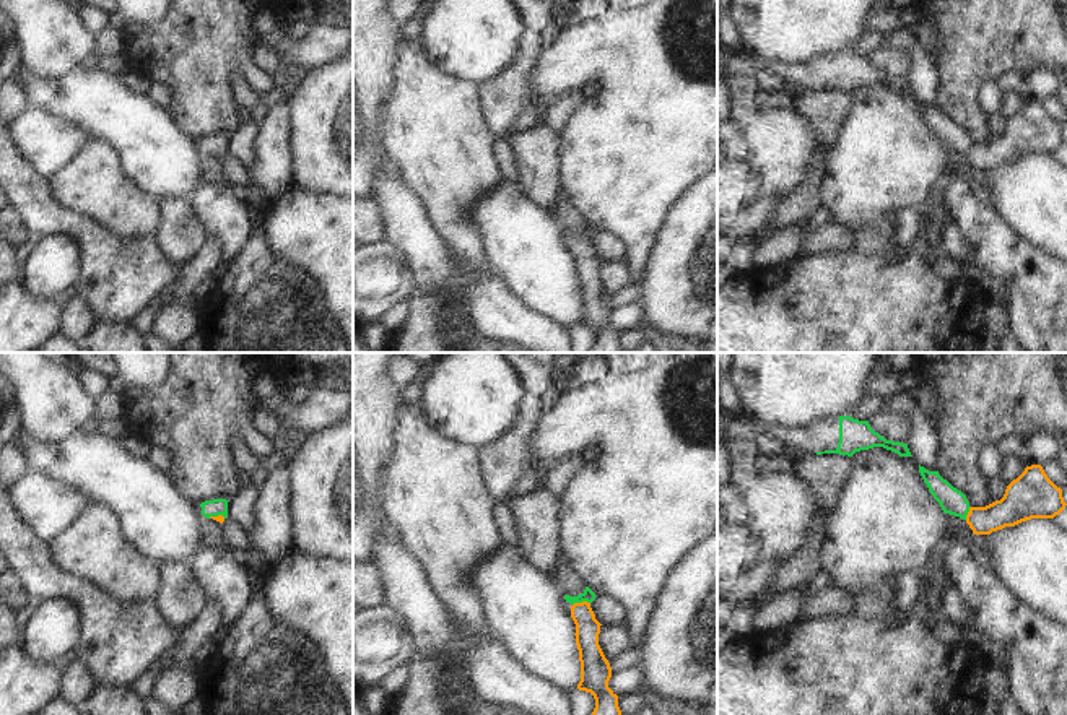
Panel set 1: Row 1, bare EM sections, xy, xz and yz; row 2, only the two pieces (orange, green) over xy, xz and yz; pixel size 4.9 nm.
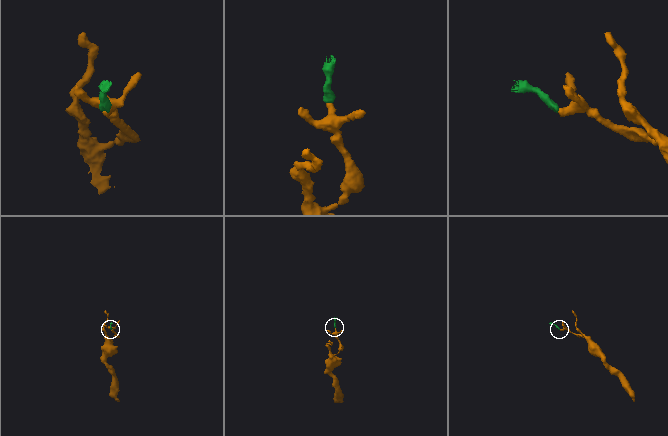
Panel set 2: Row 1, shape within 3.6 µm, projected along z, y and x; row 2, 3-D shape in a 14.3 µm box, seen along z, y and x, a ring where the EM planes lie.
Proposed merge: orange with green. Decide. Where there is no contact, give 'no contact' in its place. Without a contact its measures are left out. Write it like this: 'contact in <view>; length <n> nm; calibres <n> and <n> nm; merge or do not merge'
contact in xz; length 90 nm; calibres 120 and 60 nm; merge

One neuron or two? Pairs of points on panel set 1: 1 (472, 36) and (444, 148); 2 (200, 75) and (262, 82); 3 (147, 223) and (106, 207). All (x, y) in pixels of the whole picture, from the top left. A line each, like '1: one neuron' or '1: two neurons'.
1: two neurons
2: one neuron
3: one neuron

